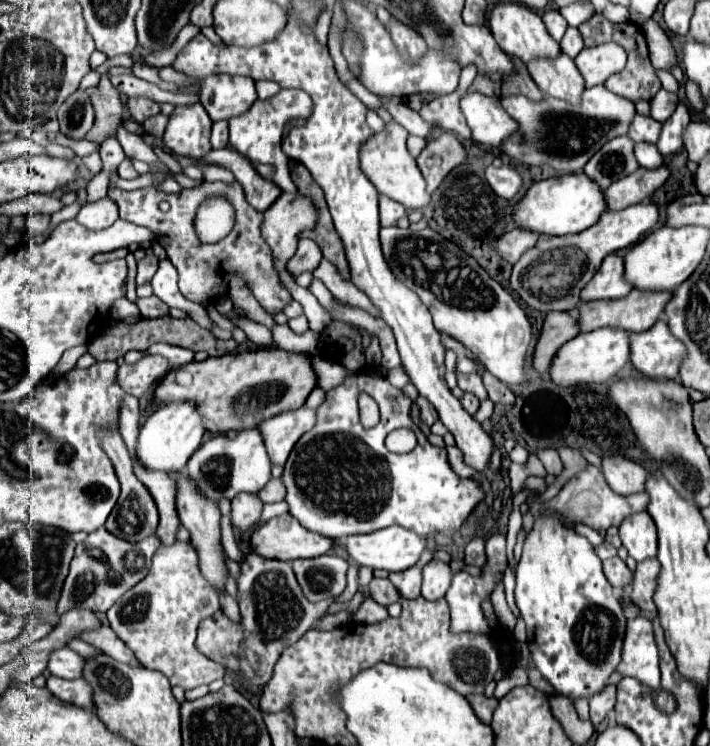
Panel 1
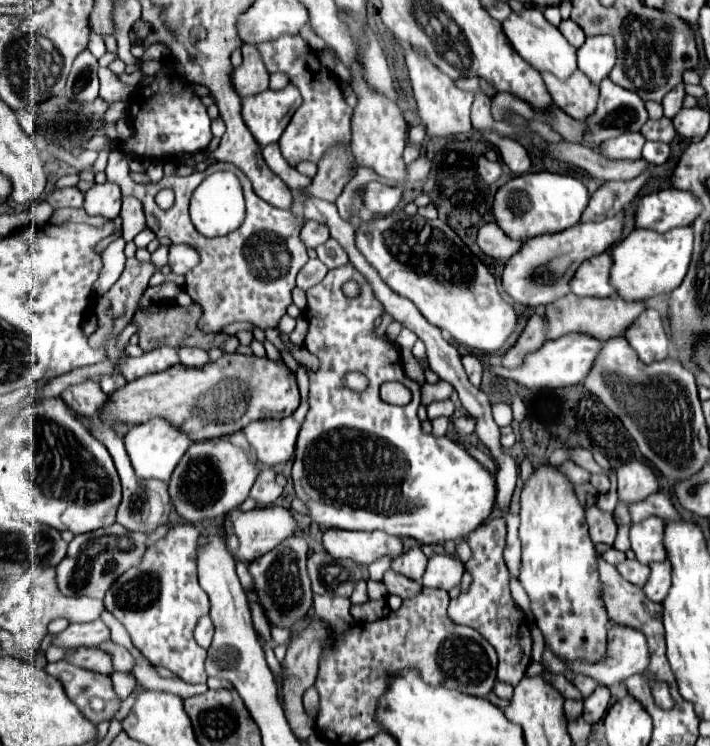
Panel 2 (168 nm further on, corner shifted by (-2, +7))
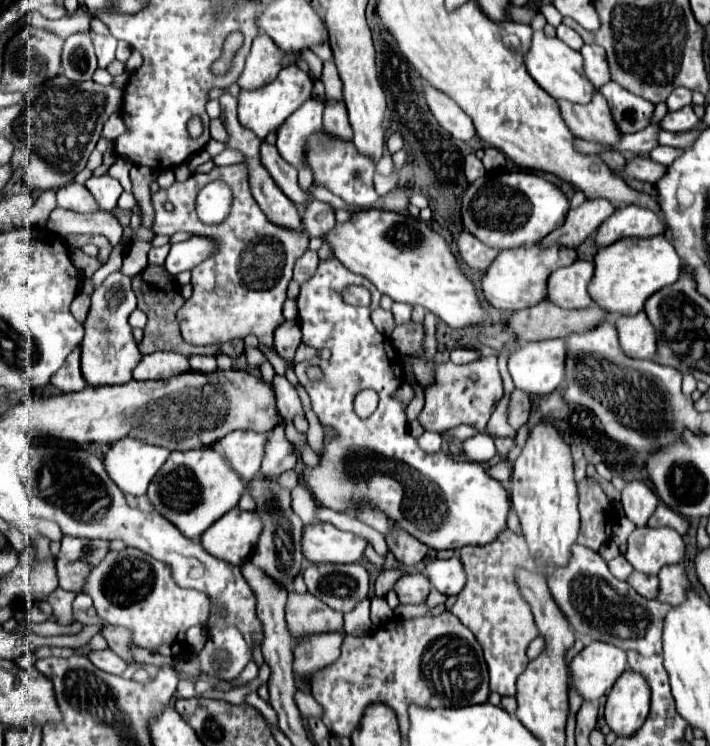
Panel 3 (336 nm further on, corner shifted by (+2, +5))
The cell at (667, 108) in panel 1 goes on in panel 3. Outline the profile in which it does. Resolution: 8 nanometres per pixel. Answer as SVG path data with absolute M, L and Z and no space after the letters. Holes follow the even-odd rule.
M685 88L673 90L673 92L669 94L669 98L667 98L669 110L679 110L679 108L683 108L683 106L687 106L687 104L691 104L691 90L685 90Z

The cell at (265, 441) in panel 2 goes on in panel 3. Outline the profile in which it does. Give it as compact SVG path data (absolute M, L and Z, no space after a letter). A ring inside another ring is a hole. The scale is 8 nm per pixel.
M237 430L221 438L213 448L223 452L225 460L229 462L229 466L233 466L233 472L237 472L239 478L251 480L259 474L265 442L267 434Z

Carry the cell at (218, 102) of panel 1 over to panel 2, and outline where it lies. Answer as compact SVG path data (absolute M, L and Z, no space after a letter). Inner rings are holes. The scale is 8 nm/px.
M243 44L243 62L231 72L231 86L235 92L245 98L259 94L269 88L269 72L265 70L261 58L257 56L257 48L253 44Z

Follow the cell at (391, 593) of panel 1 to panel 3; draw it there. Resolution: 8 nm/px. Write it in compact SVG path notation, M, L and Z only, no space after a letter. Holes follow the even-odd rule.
M421 572L403 576L395 586L401 604L423 604L429 596L429 590L431 590L431 582Z

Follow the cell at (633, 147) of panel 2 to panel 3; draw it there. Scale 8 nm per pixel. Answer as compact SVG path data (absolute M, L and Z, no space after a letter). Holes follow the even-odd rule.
M649 124L641 132L625 134L615 148L617 150L631 150L631 152L649 152L655 146L659 146L659 142L657 142L657 130L661 130L659 124Z

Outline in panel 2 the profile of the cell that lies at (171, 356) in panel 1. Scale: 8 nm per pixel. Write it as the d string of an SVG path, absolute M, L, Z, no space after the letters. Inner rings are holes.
M179 348L179 360L185 366L203 366L209 362L207 352L201 348Z

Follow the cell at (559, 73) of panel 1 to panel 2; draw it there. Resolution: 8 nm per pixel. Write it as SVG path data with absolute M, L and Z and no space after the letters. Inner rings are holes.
M575 70L569 80L557 80L551 72L543 72L541 76L553 102L571 118L585 120L597 106L597 86L581 70Z

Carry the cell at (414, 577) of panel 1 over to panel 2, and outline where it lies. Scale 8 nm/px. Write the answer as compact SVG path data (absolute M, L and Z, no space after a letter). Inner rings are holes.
M411 548L393 560L391 570L421 582L421 576L425 574L425 566L427 566L427 556L421 552L421 548Z

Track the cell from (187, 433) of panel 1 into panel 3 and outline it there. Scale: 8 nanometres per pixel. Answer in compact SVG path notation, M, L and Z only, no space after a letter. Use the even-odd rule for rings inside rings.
M123 438L109 448L103 466L123 494L143 496L151 478L163 466L167 456L167 448L151 446L133 438Z

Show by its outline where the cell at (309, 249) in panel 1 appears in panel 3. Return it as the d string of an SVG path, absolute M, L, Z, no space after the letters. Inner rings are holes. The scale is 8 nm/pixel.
M313 200L303 214L303 222L307 224L307 232L311 236L323 238L335 226L335 208L327 202Z

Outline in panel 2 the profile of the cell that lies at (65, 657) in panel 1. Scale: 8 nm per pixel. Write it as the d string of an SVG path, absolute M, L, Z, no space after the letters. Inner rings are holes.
M77 648L77 650L69 652L63 660L69 660L69 664L77 664L79 668L89 668L89 670L99 672L99 674L113 672L111 656L101 652L99 648Z

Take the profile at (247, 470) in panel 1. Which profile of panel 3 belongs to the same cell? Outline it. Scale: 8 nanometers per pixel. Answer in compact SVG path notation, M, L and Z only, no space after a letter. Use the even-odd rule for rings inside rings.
M199 448L187 452L171 452L165 466L153 476L147 498L153 508L179 528L187 538L199 538L215 520L237 506L243 492L243 480L233 474L227 460L213 448Z

